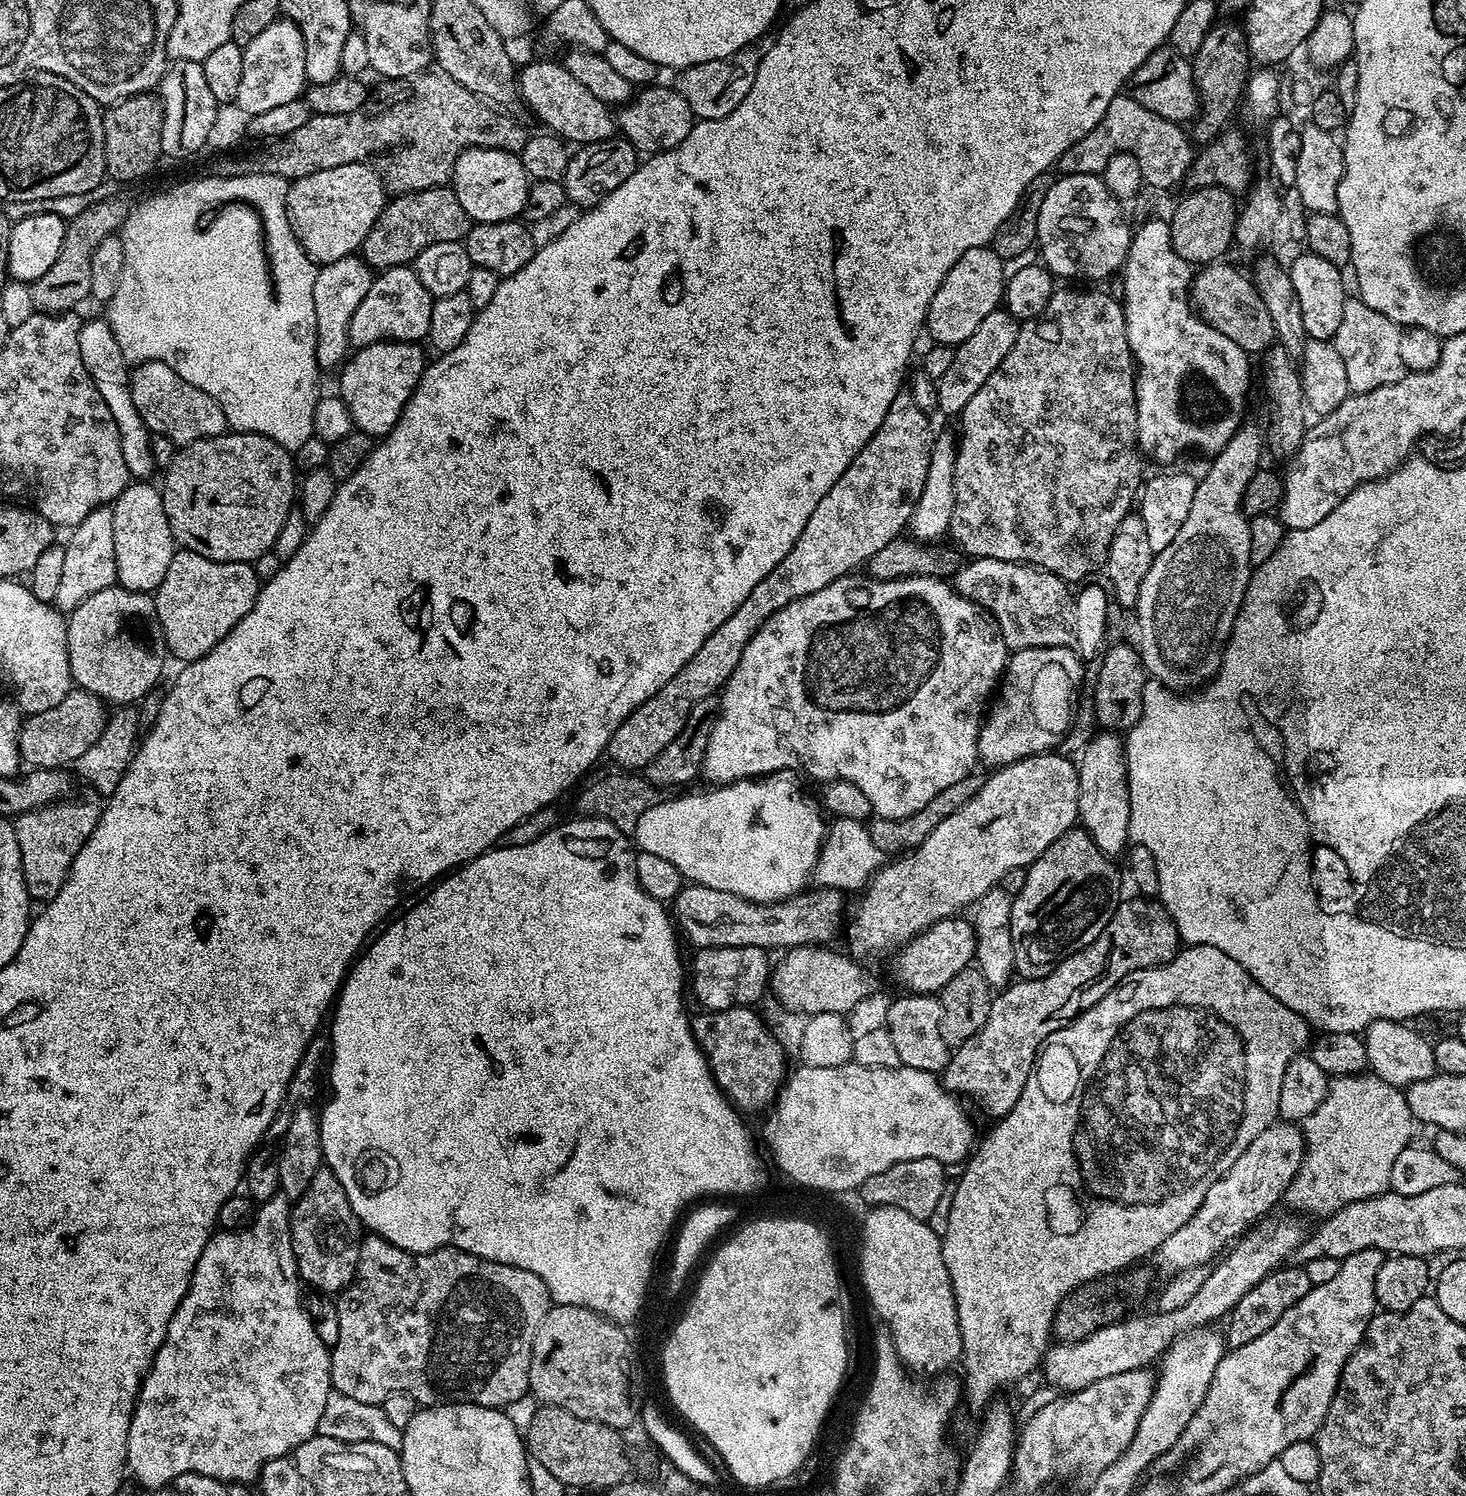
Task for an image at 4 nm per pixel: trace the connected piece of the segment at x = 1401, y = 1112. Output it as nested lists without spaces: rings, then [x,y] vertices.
[[[1371,1074],[1335,1077],[1328,1085],[1322,1106],[1318,1106],[1318,1110],[1314,1110],[1314,1114],[1302,1122],[1304,1161],[1294,1182],[1290,1182],[1284,1192],[1283,1203],[1289,1204],[1296,1212],[1313,1212],[1316,1218],[1320,1218],[1336,1212],[1350,1202],[1381,1196],[1389,1191],[1394,1158],[1398,1158],[1398,1154],[1402,1154],[1402,1150],[1413,1139],[1412,1127],[1412,1111],[1401,1089],[1390,1086],[1390,1082],[1382,1082],[1382,1078]]]

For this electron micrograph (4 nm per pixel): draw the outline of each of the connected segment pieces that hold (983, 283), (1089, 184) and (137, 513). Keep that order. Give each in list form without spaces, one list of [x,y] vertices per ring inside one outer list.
[[[990,246],[971,248],[950,266],[950,274],[942,278],[942,286],[938,286],[938,294],[928,307],[926,332],[933,337],[935,343],[955,346],[966,342],[974,330],[978,330],[982,318],[986,314],[997,311],[1004,299],[1004,261]]]
[[[1074,174],[1073,176],[1061,175],[1059,178],[1053,179],[1050,190],[1046,194],[1046,198],[1042,198],[1042,210],[1038,210],[1038,234],[1036,235],[1036,243],[1038,245],[1038,256],[1045,268],[1052,273],[1053,277],[1060,278],[1065,276],[1068,282],[1076,282],[1072,280],[1104,280],[1107,276],[1112,276],[1121,271],[1124,267],[1124,259],[1128,257],[1128,251],[1132,245],[1133,225],[1128,225],[1128,220],[1124,217],[1121,201],[1116,199],[1114,194],[1110,194],[1110,190],[1105,186],[1100,176],[1091,176],[1090,174]]]
[[[148,482],[129,483],[128,488],[122,490],[122,494],[111,505],[111,510],[114,514],[116,584],[126,590],[155,593],[162,578],[166,578],[170,558],[178,550],[172,538],[161,489],[151,488]]]

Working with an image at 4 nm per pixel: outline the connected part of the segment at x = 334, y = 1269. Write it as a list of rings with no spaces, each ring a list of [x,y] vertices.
[[[326,1166],[320,1167],[318,1174],[310,1178],[310,1186],[306,1186],[302,1195],[295,1197],[290,1218],[290,1238],[296,1269],[301,1281],[309,1289],[325,1294],[339,1294],[351,1284],[356,1276],[362,1225],[358,1214],[354,1214],[354,1206],[350,1206],[350,1198],[346,1198],[346,1190],[342,1190],[342,1182],[338,1182],[338,1178],[334,1178],[334,1174]]]

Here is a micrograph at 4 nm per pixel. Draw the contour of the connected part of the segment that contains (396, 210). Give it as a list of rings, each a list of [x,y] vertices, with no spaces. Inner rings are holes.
[[[451,187],[396,194],[385,203],[378,222],[374,222],[370,234],[366,234],[362,259],[373,270],[397,268],[400,264],[411,265],[421,250],[426,246],[434,246],[434,242],[463,241],[469,227],[466,210],[462,210]]]

